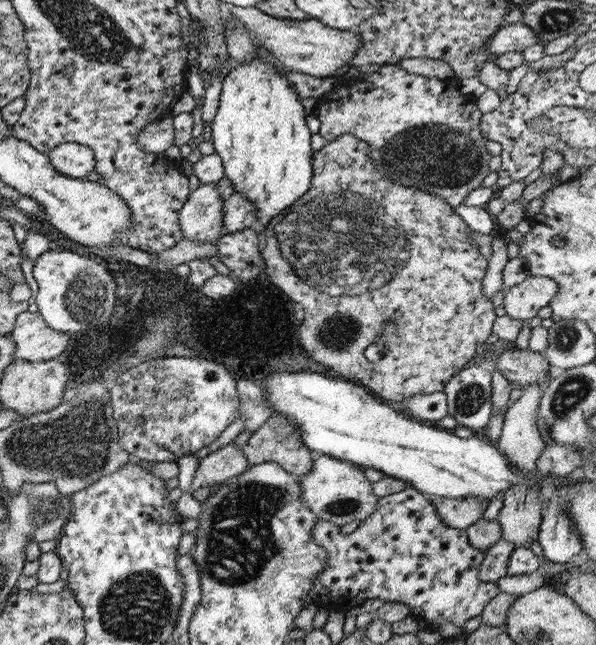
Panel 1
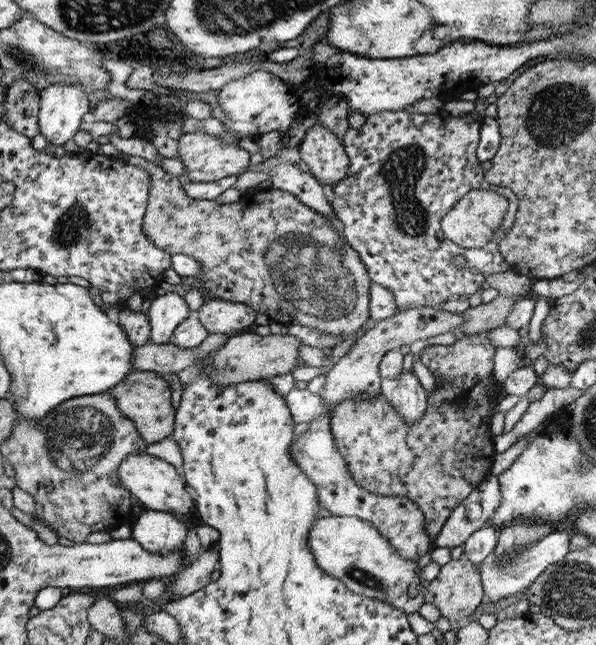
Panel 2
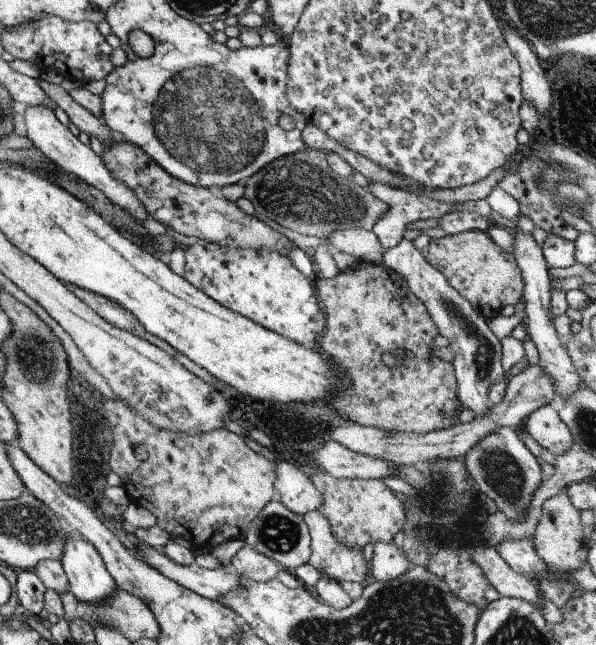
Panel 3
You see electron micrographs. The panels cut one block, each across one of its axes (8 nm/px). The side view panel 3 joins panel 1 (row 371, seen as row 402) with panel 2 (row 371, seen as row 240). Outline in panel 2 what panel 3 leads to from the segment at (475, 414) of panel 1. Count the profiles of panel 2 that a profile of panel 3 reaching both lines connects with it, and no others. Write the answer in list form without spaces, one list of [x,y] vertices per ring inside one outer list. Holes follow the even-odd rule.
[[[401,369],[394,379],[380,379],[380,393],[406,425],[421,418],[426,407],[426,392],[411,371]]]

